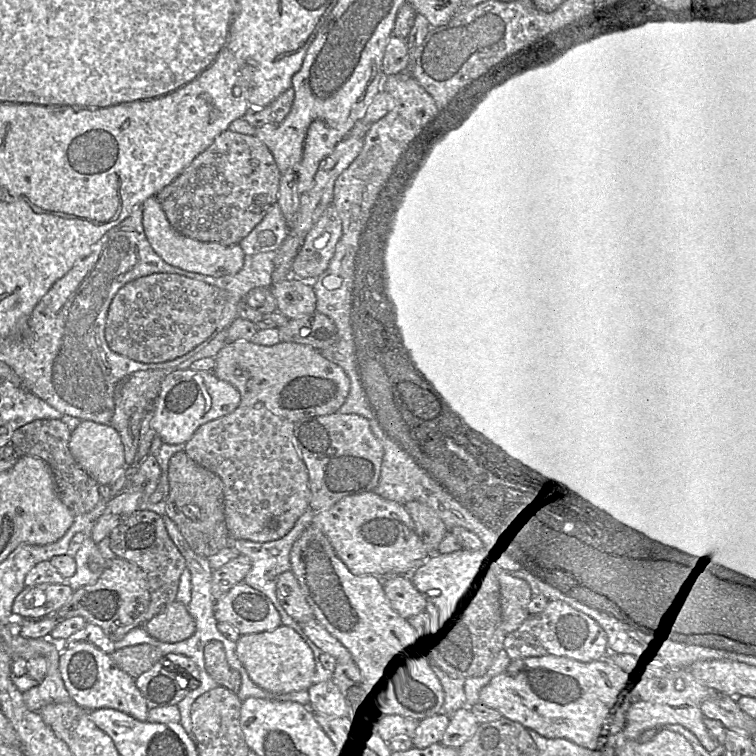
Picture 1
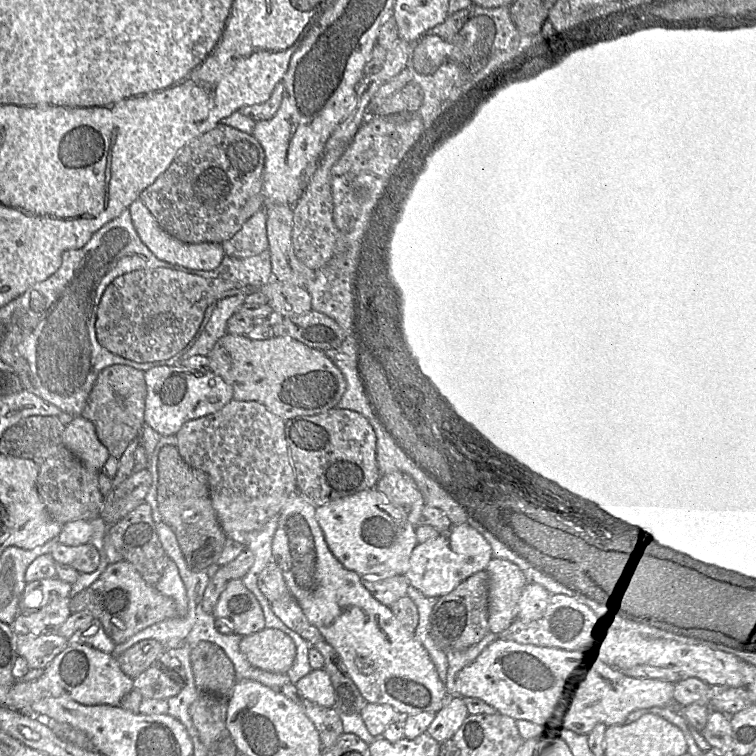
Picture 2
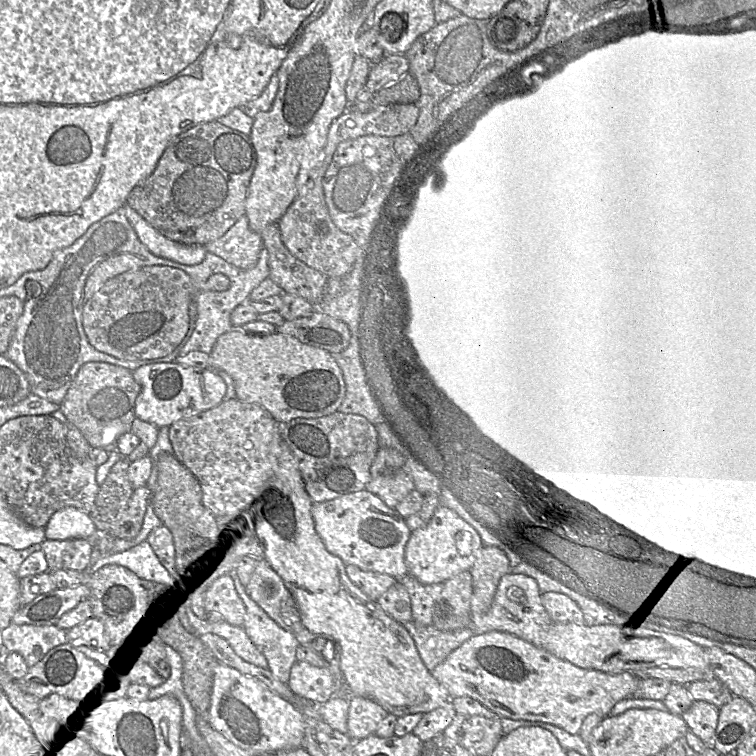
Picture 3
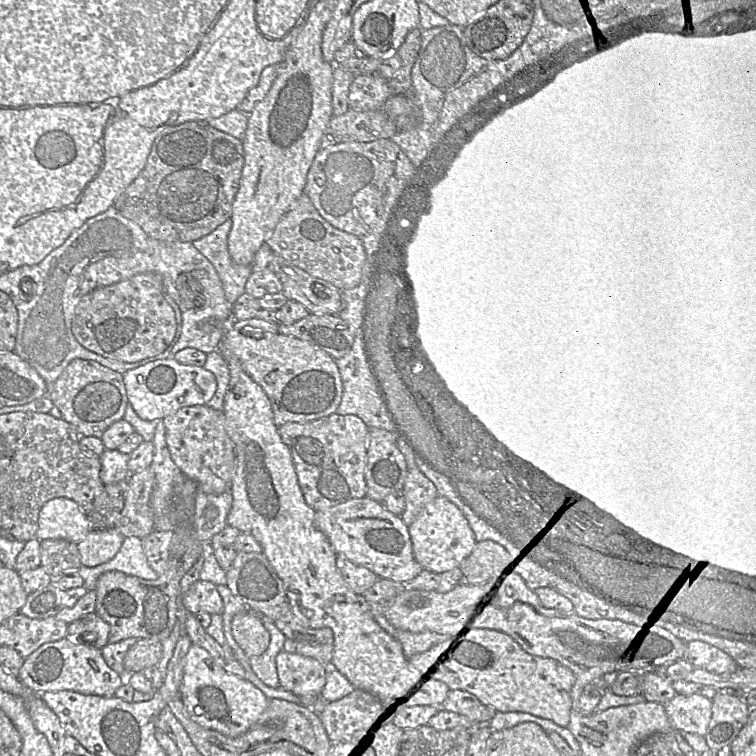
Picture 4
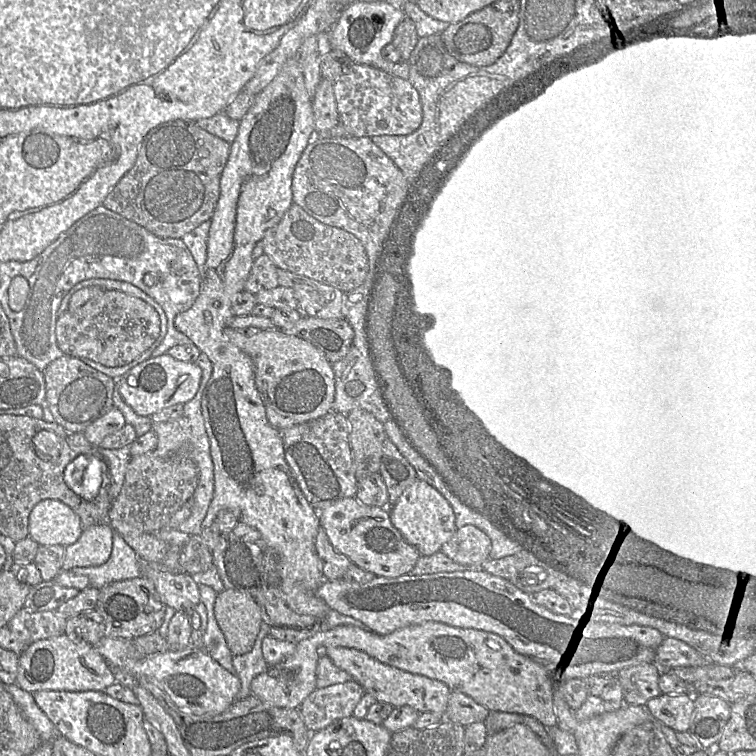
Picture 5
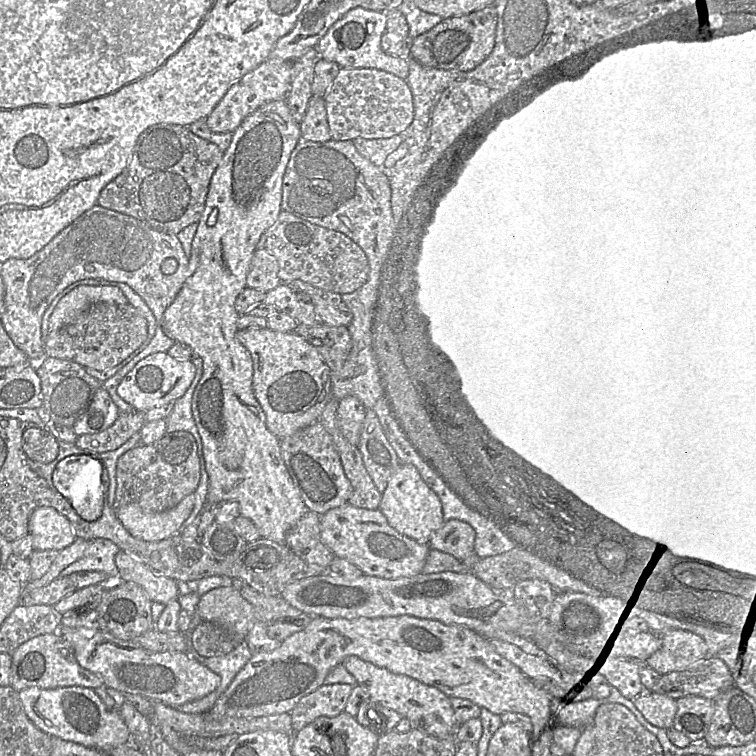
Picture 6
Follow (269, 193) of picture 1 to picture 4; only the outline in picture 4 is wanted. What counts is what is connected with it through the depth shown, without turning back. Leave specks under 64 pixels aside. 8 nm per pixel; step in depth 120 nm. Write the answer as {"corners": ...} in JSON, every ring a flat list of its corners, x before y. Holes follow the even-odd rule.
{"corners":[[189,121,166,128,152,144,143,170,115,199,113,206,150,237,162,242,193,242,223,224,231,216,244,165,242,140,219,131,207,121]]}

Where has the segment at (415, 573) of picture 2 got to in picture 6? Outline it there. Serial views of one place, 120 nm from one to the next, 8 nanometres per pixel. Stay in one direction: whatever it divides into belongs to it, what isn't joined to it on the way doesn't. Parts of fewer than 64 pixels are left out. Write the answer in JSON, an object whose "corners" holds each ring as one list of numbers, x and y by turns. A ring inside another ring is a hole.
{"corners":[[400,464,391,476,382,493,379,509,397,532,420,543,428,544,432,534,445,522,439,497,410,464]]}

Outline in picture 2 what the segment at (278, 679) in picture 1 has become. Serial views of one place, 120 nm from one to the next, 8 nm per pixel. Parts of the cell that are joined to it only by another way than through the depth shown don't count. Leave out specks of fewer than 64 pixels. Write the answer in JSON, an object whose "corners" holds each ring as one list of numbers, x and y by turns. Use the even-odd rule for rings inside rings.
{"corners":[[264,628,243,636,239,649,252,666,278,674,286,674,296,657,292,638,274,628]]}

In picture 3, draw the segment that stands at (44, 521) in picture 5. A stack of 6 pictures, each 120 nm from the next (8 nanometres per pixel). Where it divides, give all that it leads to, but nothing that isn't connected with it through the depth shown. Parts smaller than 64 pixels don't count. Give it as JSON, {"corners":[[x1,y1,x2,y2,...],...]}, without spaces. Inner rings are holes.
{"corners":[[74,507,55,512,45,527,47,540,93,539,97,533,90,516]]}

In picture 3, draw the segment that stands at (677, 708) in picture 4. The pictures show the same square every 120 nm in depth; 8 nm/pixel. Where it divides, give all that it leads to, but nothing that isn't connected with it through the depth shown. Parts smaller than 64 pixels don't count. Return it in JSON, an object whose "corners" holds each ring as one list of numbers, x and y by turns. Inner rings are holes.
{"corners":[[694,701,681,716,689,731,705,744,712,745,719,718,719,708,705,701]]}

